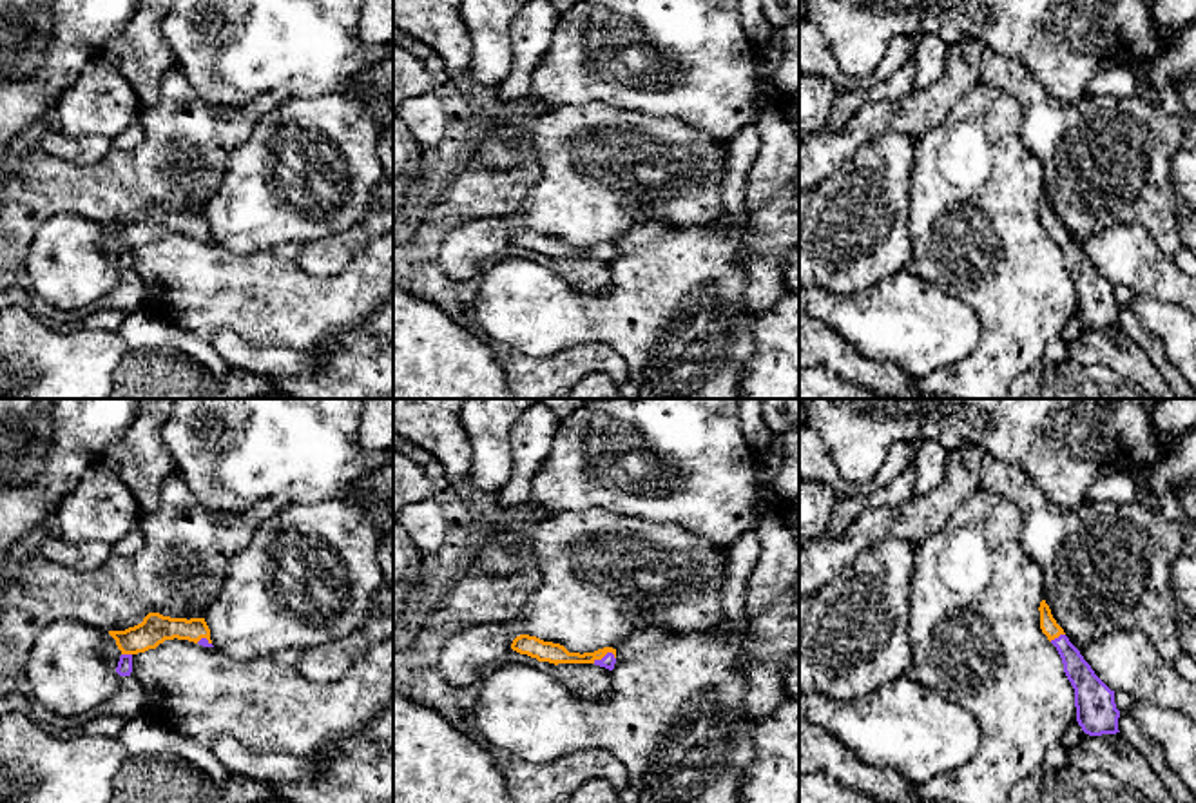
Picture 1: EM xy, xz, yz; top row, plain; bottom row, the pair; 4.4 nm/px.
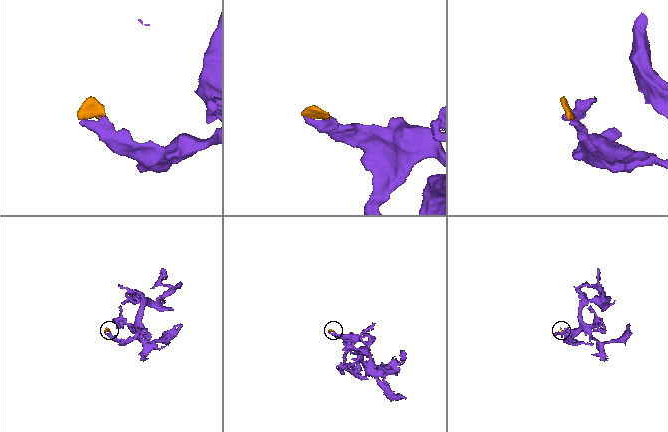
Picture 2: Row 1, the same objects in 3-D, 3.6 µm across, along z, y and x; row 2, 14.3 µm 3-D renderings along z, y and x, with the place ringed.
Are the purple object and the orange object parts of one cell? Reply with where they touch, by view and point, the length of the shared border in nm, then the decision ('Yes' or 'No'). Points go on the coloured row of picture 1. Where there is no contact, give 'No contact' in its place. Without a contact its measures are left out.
Touches purple at xz (604, 657). Shared border 110 nm. Yes

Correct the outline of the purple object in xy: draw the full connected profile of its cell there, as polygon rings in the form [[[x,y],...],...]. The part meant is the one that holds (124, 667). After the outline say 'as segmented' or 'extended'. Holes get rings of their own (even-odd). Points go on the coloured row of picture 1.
[[[149,613],[141,624],[125,631],[109,631],[121,651],[116,672],[120,676],[130,676],[132,656],[156,649],[165,640],[188,640],[203,647],[214,647],[210,640],[210,629],[205,618],[170,618],[159,613]]]; extended

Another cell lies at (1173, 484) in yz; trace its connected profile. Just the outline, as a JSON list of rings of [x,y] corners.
[[[1196,426],[1180,435],[1149,482],[1153,513],[1174,522],[1183,544],[1171,566],[1182,647],[1196,660]]]

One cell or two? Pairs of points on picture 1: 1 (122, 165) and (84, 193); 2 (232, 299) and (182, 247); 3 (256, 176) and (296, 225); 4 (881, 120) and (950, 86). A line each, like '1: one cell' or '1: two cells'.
1: one cell
2: one cell
3: one cell
4: one cell

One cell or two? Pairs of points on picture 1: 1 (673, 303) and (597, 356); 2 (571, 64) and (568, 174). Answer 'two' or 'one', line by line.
1: two
2: two

